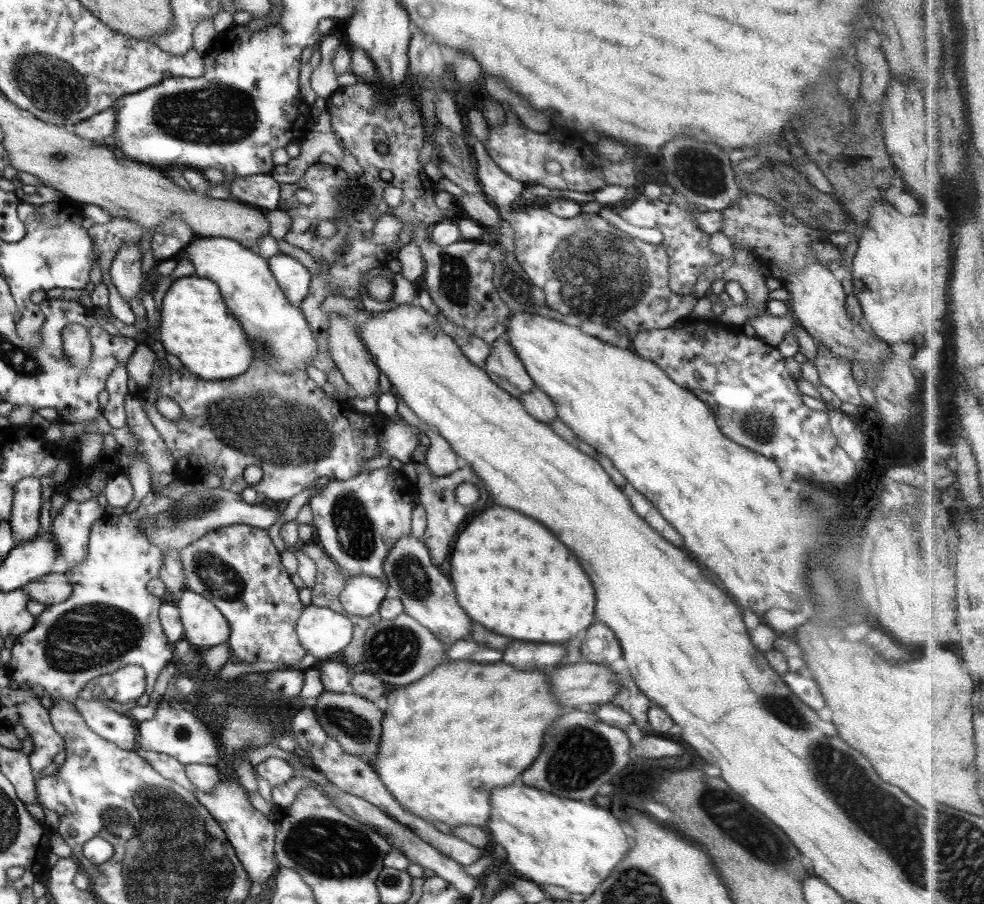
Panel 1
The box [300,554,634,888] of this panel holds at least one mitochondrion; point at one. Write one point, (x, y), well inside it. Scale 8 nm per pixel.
(579, 751)

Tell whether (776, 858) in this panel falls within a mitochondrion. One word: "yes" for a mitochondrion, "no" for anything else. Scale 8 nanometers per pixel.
yes

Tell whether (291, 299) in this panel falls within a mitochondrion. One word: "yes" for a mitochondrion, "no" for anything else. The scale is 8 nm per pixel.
no

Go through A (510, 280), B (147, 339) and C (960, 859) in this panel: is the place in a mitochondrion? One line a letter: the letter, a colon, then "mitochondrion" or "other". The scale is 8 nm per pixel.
A: mitochondrion
B: other
C: mitochondrion

